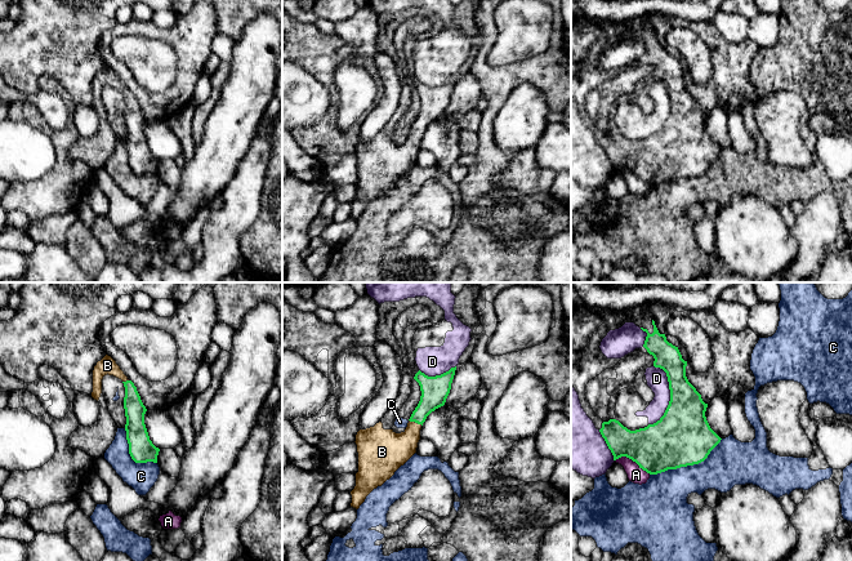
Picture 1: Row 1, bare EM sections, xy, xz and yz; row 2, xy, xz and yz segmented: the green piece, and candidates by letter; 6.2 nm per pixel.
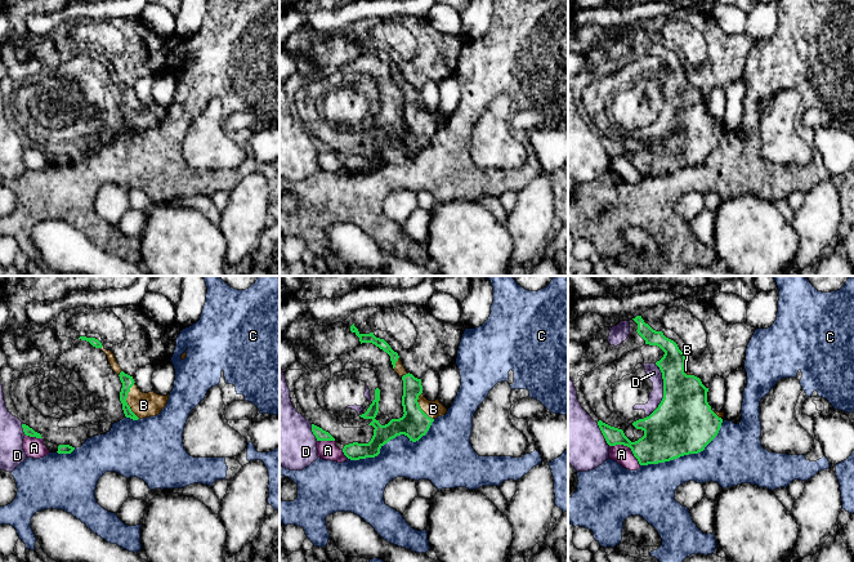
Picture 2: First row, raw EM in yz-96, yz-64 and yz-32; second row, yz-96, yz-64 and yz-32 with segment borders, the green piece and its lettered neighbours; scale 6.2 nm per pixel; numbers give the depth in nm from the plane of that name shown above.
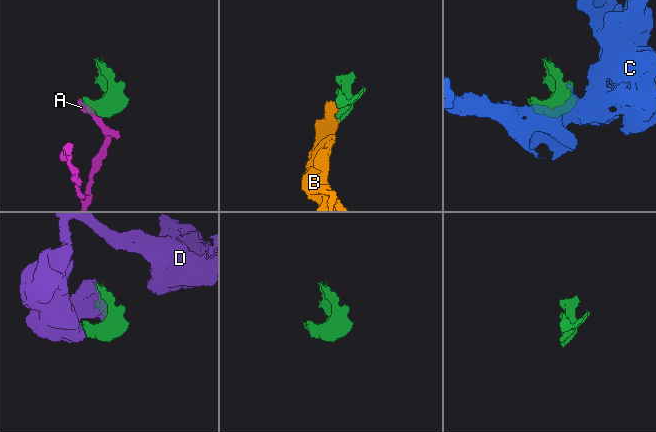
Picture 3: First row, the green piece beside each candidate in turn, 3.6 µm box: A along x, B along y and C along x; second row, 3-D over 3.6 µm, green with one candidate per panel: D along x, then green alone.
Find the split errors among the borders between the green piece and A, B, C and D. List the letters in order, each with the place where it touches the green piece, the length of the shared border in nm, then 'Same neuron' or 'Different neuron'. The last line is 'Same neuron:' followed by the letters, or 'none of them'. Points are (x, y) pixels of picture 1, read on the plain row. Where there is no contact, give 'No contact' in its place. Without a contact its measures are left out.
A: Touches green at yz (633, 172). Shared border 240 nm. Different neuron
B: Touches green at xz (415, 133). Shared border 90 nm. Same neuron
C: Touches green at yz (687, 176). Shared border 500 nm. Different neuron
D: Touches green at yz (670, 106). Shared border 380 nm. Different neuron
Same neuron: B

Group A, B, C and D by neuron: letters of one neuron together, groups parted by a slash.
A / B / C / D

